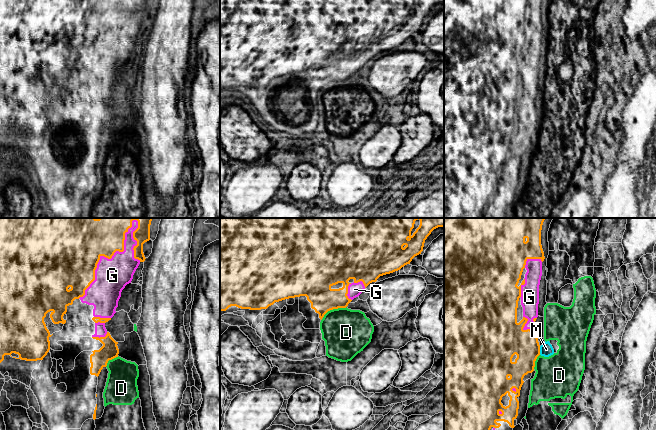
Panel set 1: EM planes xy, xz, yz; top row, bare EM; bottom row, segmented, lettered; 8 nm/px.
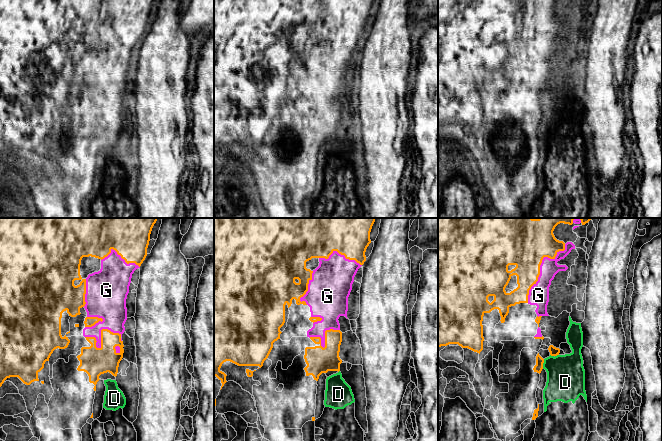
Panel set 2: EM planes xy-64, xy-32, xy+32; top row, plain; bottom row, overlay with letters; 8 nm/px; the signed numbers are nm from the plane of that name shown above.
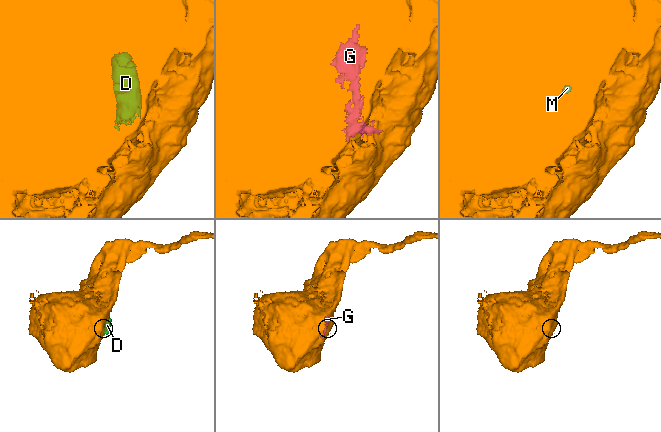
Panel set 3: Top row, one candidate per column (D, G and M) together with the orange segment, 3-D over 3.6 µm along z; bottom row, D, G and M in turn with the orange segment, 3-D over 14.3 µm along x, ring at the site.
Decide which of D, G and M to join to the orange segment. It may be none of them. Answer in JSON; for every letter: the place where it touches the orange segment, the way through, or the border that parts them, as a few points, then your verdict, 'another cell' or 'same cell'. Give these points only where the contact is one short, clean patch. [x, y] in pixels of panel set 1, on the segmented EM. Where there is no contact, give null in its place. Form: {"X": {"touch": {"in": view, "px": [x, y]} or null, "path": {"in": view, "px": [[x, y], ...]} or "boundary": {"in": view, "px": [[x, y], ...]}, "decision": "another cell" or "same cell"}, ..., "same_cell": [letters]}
{"D": {"touch": {"in": "xz", "px": [334, 308]}, "decision": "another cell"}, "G": {"touch": {"in": "xy", "px": [107, 257]}, "decision": "same cell"}, "M": {"touch": {"in": "yz", "px": [539, 350]}, "boundary": {"in": "yz", "px": [[539, 346], [540, 354]]}, "decision": "another cell"}, "same_cell": ["G"]}

